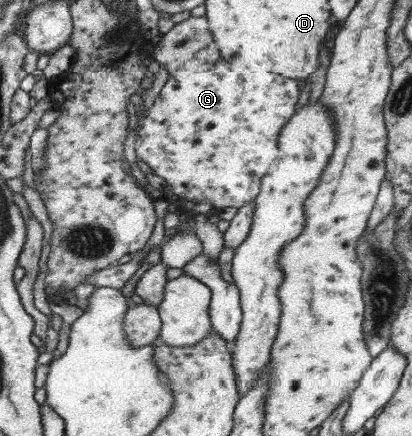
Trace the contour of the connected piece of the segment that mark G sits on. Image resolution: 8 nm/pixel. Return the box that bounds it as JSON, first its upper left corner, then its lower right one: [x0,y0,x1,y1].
[135,59,302,215]

